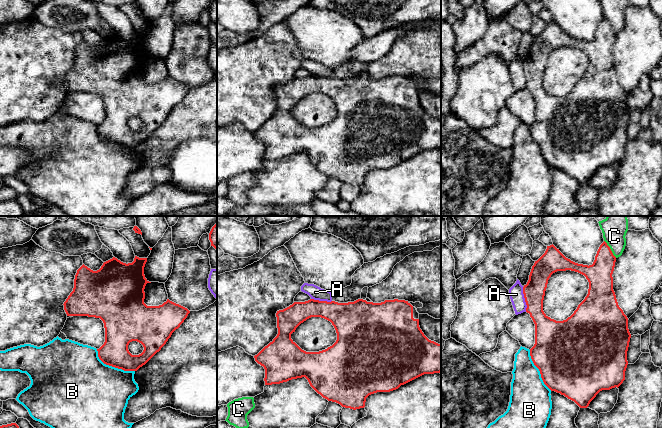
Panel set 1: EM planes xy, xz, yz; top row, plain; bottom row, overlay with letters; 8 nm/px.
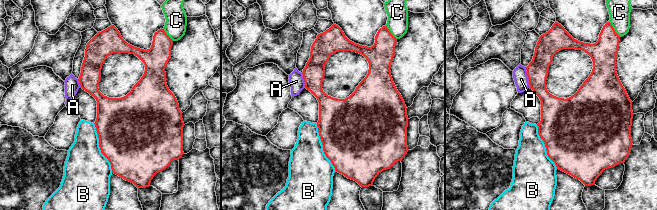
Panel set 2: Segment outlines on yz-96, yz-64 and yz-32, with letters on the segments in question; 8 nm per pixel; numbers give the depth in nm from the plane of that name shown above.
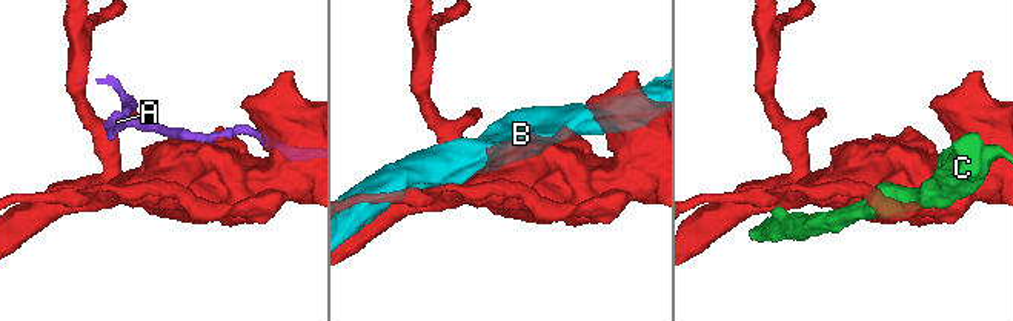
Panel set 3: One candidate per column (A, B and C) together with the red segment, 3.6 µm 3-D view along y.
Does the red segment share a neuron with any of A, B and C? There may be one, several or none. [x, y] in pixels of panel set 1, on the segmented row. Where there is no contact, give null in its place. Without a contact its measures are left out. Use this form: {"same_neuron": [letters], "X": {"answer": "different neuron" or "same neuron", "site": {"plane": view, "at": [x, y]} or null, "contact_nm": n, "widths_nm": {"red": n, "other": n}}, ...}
{"same_neuron": ["A"], "A": {"answer": "same neuron", "site": {"plane": "yz", "at": [525, 299]}, "contact_nm": 200, "widths_nm": {"red": 180, "other": 110}}, "B": {"answer": "different neuron", "site": {"plane": "xy", "at": [112, 366]}, "contact_nm": 360, "widths_nm": {"red": 220, "other": 480}}, "C": {"answer": "different neuron", "site": {"plane": "yz", "at": [610, 249]}, "contact_nm": 170, "widths_nm": {"red": 200, "other": 200}}}

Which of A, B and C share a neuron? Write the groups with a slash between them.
A / B / C

